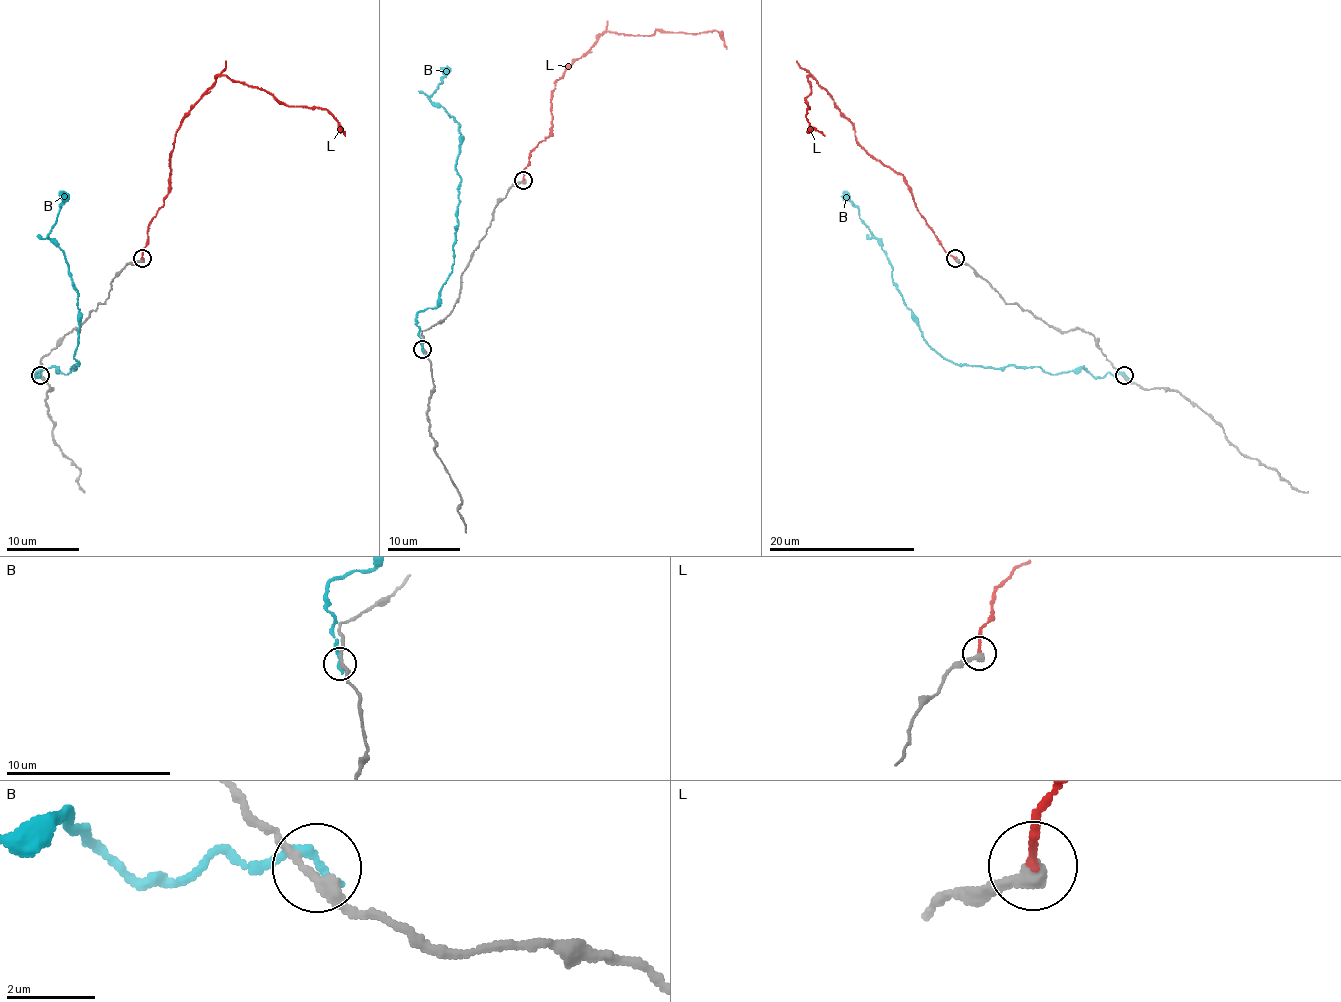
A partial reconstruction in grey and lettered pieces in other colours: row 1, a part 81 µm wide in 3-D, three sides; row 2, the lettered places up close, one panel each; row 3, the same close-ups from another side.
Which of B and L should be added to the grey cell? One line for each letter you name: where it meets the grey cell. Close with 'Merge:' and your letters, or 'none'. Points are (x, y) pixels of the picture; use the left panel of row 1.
L: contact (142, 258)
Merge: L

